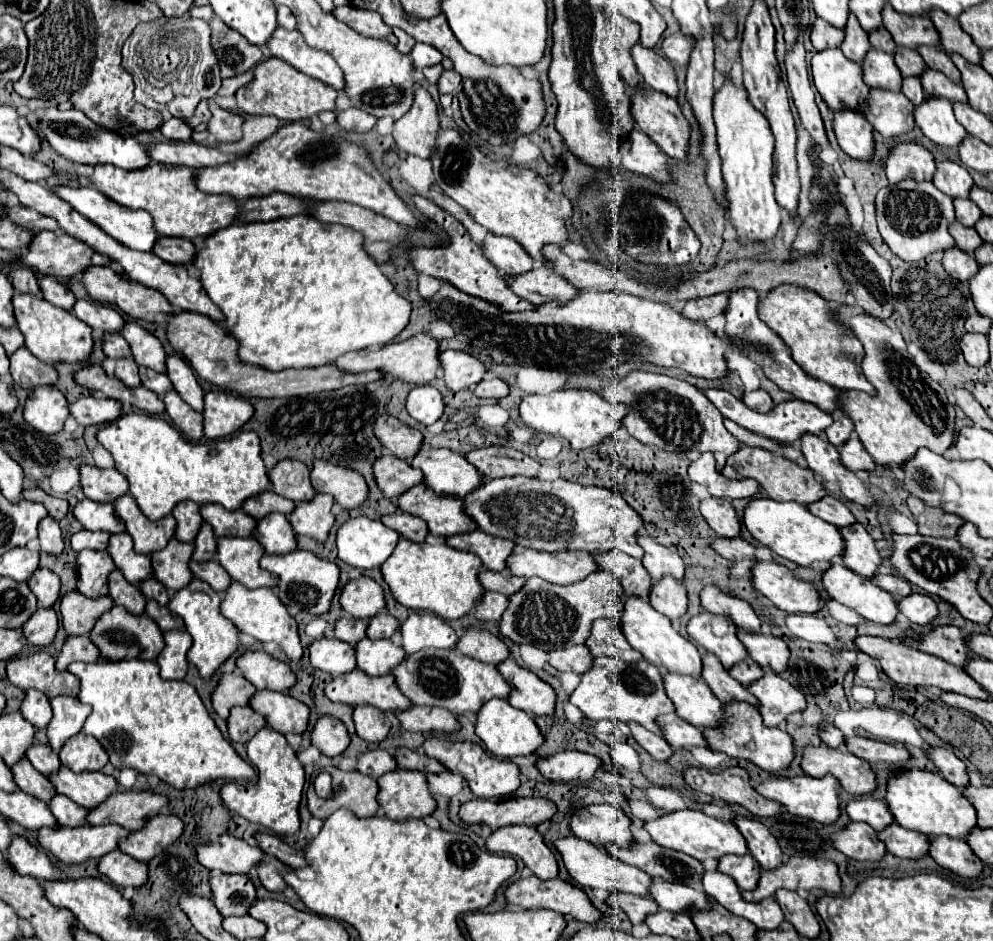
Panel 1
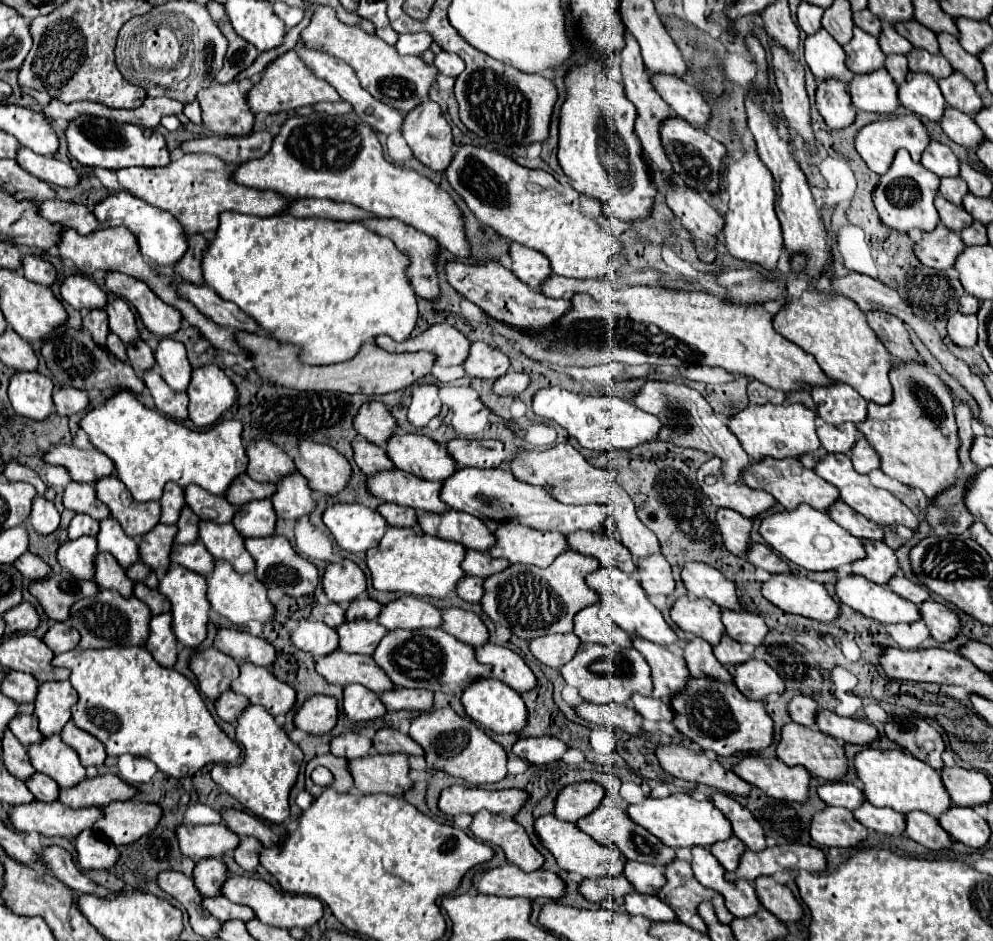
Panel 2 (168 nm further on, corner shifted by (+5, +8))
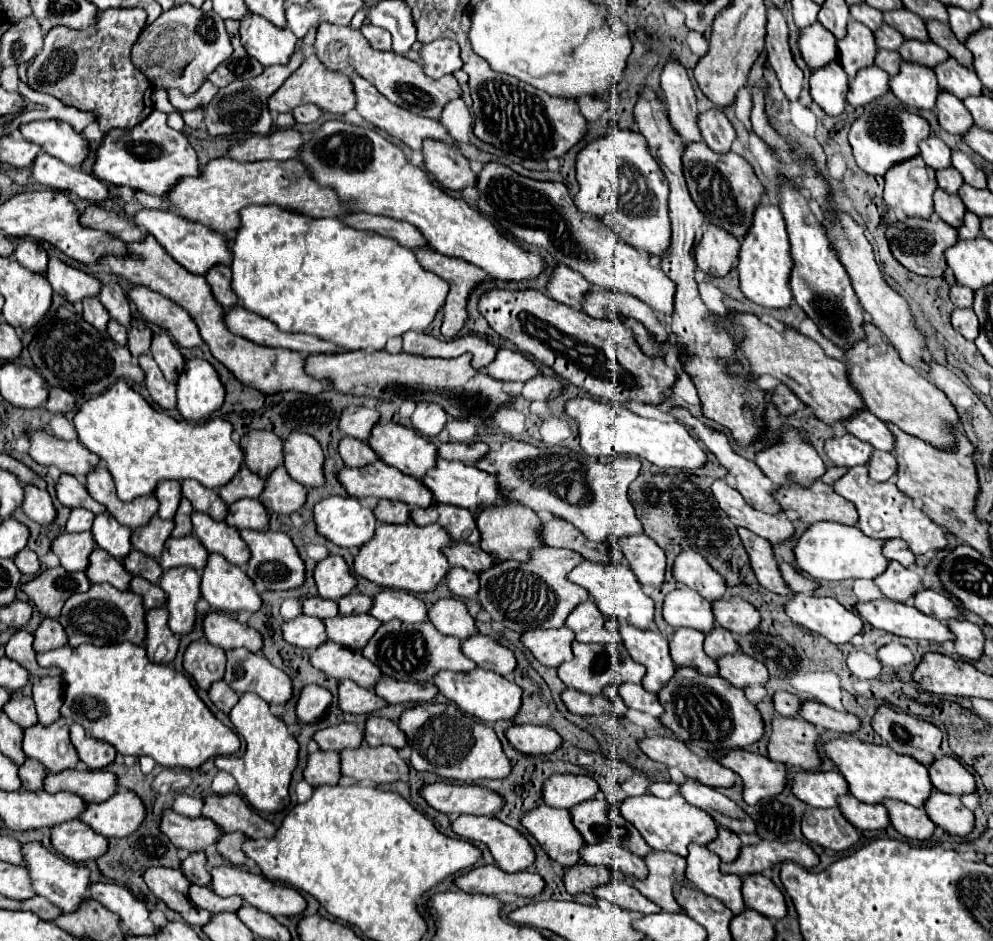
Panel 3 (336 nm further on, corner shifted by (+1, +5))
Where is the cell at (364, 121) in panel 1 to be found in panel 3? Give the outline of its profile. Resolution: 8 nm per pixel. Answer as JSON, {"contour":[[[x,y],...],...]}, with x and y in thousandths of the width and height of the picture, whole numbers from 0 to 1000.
{"contour":[[[303,111],[301,115],[295,115],[295,125],[303,132],[311,132],[311,130],[317,130],[321,123],[323,123],[323,117],[317,113],[317,111]]]}

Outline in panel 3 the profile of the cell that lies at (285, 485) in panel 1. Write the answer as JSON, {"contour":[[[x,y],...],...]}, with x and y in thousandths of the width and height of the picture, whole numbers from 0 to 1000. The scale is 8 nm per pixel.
{"contour":[[[251,459],[241,468],[247,495],[265,510],[285,493],[285,470],[275,459]]]}

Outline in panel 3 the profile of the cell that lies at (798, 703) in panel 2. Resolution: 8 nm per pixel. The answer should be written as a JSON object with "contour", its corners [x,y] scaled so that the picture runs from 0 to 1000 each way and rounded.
{"contour":[[[780,735],[778,750],[780,750],[782,759],[787,759],[787,761],[803,761],[807,744],[797,735]]]}

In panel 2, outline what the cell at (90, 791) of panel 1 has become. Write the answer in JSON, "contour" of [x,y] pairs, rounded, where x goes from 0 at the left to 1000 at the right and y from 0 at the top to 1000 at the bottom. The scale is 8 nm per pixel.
{"contour":[[[59,781],[45,783],[39,792],[29,794],[29,807],[35,819],[49,824],[59,836],[76,836],[88,828],[86,815],[80,811],[80,802],[67,794]]]}

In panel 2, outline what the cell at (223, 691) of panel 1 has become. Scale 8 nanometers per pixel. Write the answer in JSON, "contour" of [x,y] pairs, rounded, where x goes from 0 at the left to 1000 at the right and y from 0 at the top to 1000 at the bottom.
{"contour":[[[217,688],[196,694],[192,698],[192,713],[198,717],[202,736],[215,745],[231,734],[233,724],[241,719],[241,707]]]}

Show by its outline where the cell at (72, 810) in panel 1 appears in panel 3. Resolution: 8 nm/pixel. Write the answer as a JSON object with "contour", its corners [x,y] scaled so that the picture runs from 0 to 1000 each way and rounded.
{"contour":[[[25,808],[19,814],[19,829],[23,837],[31,842],[37,842],[39,837],[43,837],[43,825],[45,825],[45,816],[37,808]]]}

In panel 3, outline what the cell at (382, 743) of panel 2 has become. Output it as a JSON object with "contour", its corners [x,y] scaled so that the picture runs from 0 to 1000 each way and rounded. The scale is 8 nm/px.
{"contour":[[[372,761],[368,767],[368,789],[372,793],[396,793],[406,795],[410,791],[408,780],[400,774],[400,769],[386,761]]]}

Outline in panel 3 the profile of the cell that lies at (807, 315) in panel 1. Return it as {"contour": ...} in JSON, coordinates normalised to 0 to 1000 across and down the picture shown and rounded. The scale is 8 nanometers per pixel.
{"contour":[[[871,344],[871,353],[873,359],[853,374],[853,391],[857,408],[869,421],[873,436],[879,438],[885,446],[901,451],[909,459],[927,465],[946,478],[960,478],[962,457],[966,455],[966,440],[956,423],[942,408],[934,406],[930,395],[913,389],[905,380],[905,374],[901,374],[901,370],[881,346]]]}

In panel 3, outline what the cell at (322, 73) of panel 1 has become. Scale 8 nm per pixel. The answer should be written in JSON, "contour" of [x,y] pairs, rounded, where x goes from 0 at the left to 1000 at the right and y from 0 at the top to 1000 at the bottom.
{"contour":[[[353,77],[351,79],[358,91],[358,102],[360,102],[360,119],[376,134],[382,134],[384,138],[388,138],[392,145],[404,149],[406,153],[410,153],[414,159],[424,159],[426,157],[426,149],[434,147],[434,149],[442,149],[454,155],[462,155],[462,151],[446,136],[446,132],[442,128],[434,128],[434,125],[426,125],[426,123],[418,123],[416,119],[410,119],[408,115],[402,115],[398,111],[394,111],[388,102],[384,102],[384,98],[374,91],[368,83],[364,83],[362,79]]]}

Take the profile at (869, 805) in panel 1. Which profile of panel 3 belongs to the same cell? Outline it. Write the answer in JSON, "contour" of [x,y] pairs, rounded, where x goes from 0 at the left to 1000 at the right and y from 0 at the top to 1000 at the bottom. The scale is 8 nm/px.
{"contour":[[[805,818],[797,825],[795,835],[801,848],[809,850],[819,859],[839,859],[843,857],[845,846],[855,844],[851,827],[841,818]]]}

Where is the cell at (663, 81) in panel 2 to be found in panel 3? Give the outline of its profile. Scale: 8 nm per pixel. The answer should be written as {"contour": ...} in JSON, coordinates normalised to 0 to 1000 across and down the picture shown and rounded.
{"contour":[[[716,115],[710,121],[704,121],[704,136],[706,136],[708,149],[718,162],[728,164],[736,159],[736,153],[742,142],[726,117]]]}

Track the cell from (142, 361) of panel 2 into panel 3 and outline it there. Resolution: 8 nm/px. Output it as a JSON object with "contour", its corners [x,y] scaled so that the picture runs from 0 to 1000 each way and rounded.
{"contour":[[[134,338],[132,346],[130,346],[130,361],[128,361],[128,368],[130,368],[132,376],[136,380],[140,380],[144,374],[150,372],[152,361],[154,361],[154,351],[150,349],[150,344]]]}

